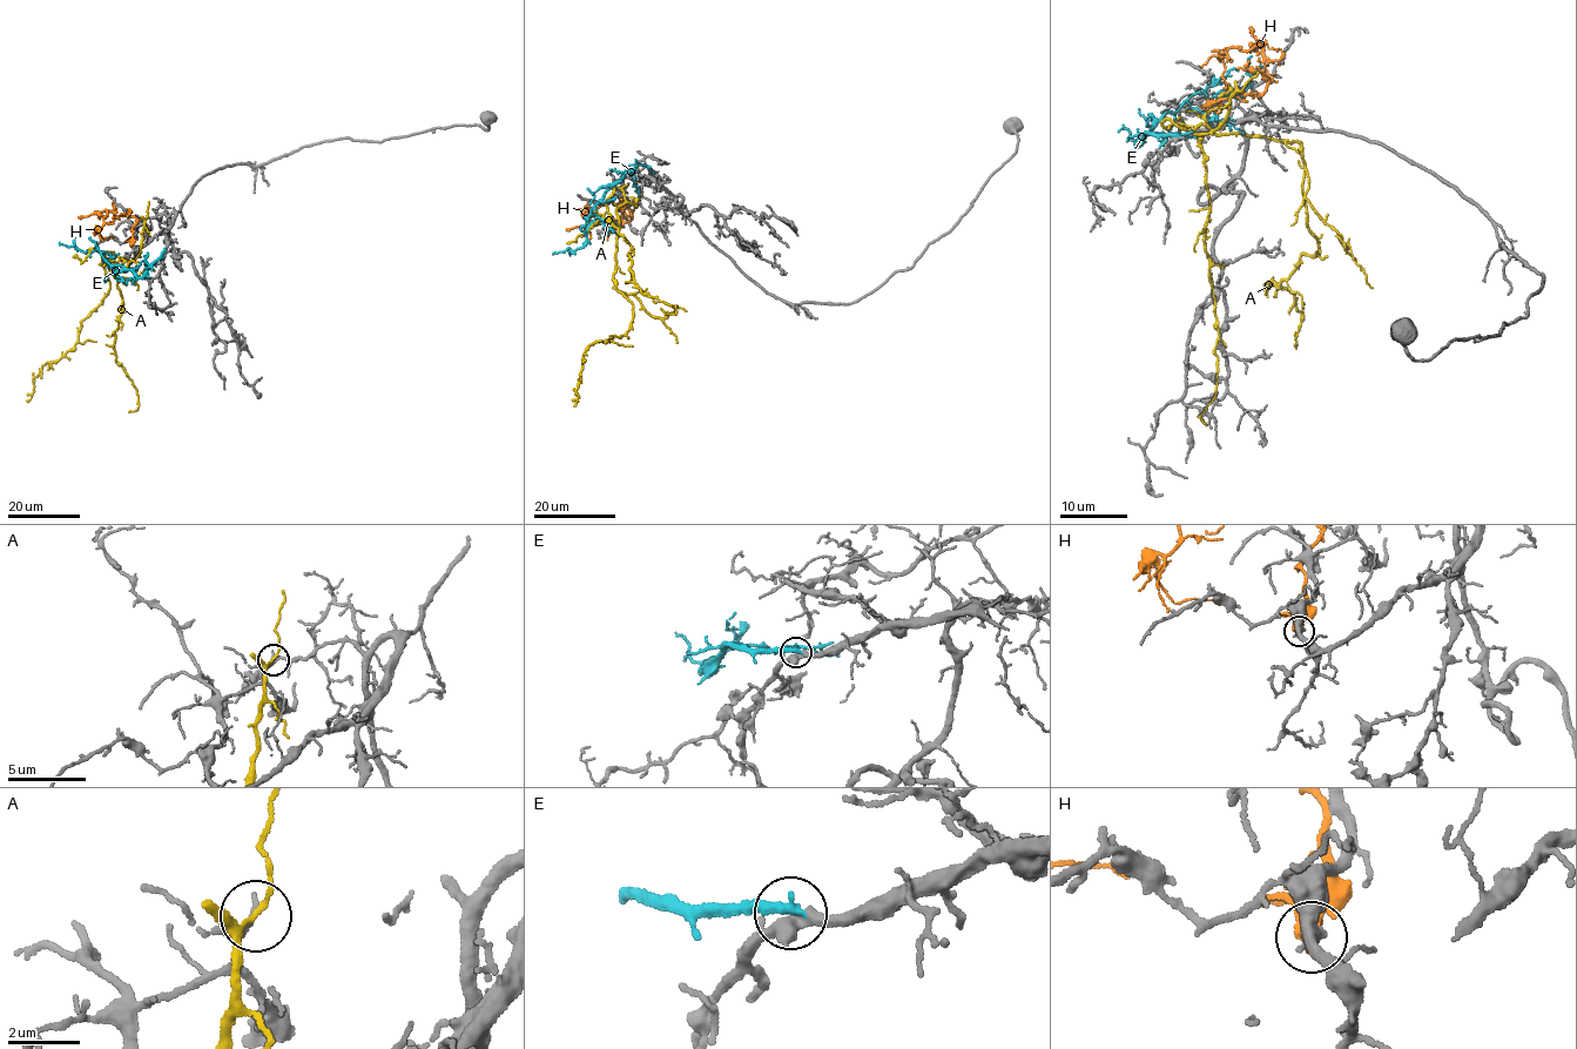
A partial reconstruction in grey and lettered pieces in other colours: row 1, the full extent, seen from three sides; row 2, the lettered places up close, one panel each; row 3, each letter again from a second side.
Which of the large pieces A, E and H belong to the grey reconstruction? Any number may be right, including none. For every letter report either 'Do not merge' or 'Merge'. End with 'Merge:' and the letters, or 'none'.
A: Do not merge
E: Merge
H: Do not merge
Merge: E

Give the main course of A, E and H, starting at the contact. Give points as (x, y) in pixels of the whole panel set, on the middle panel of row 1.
A: (638, 200), (637, 206), (621, 203), (615, 210), (613, 280), (633, 307), (631, 327), (588, 347), (573, 405)
E: (653, 173), (640, 165), (628, 170), (592, 209), (597, 216), (588, 226), (583, 246), (553, 254)
H: (621, 199), (631, 220), (611, 229), (595, 221), (588, 208), (586, 213), (592, 216), (605, 214)

